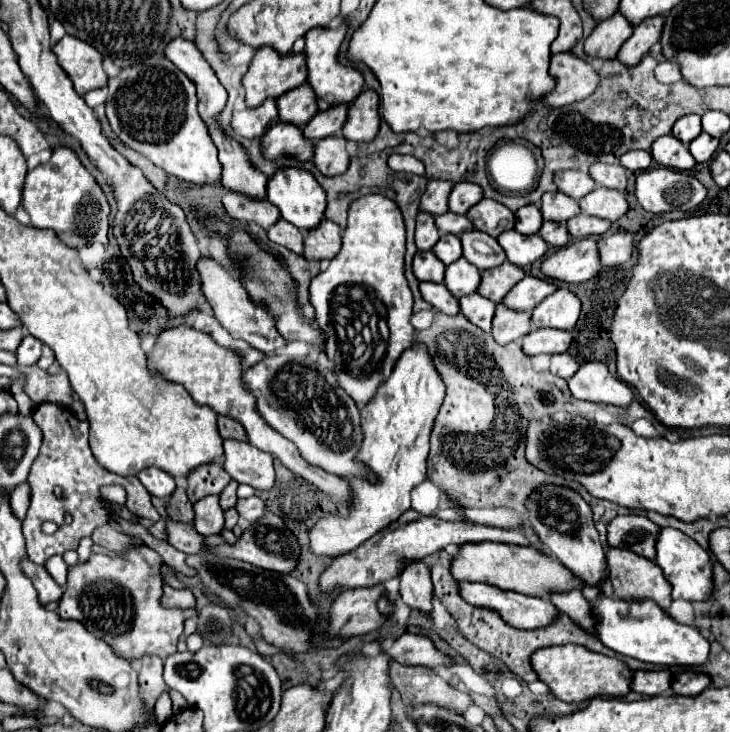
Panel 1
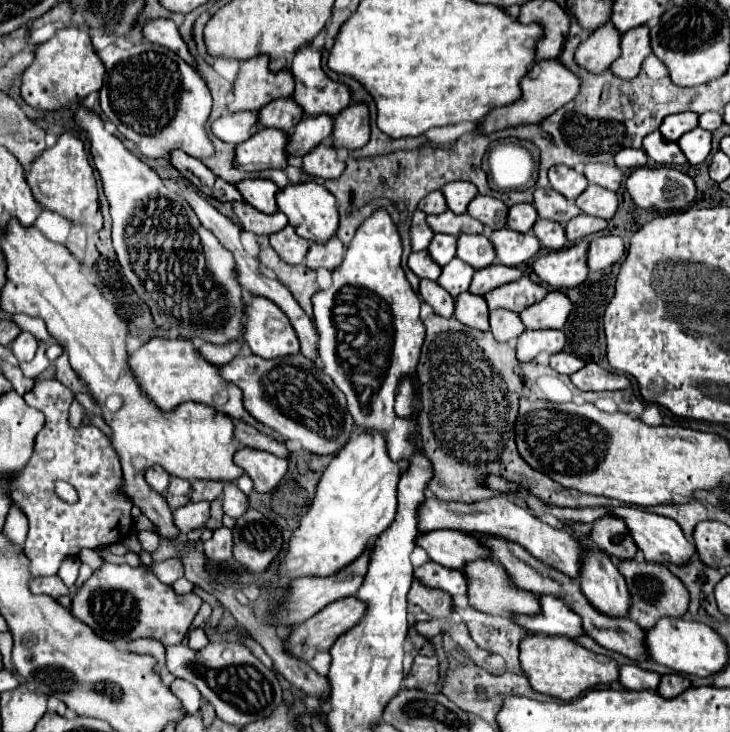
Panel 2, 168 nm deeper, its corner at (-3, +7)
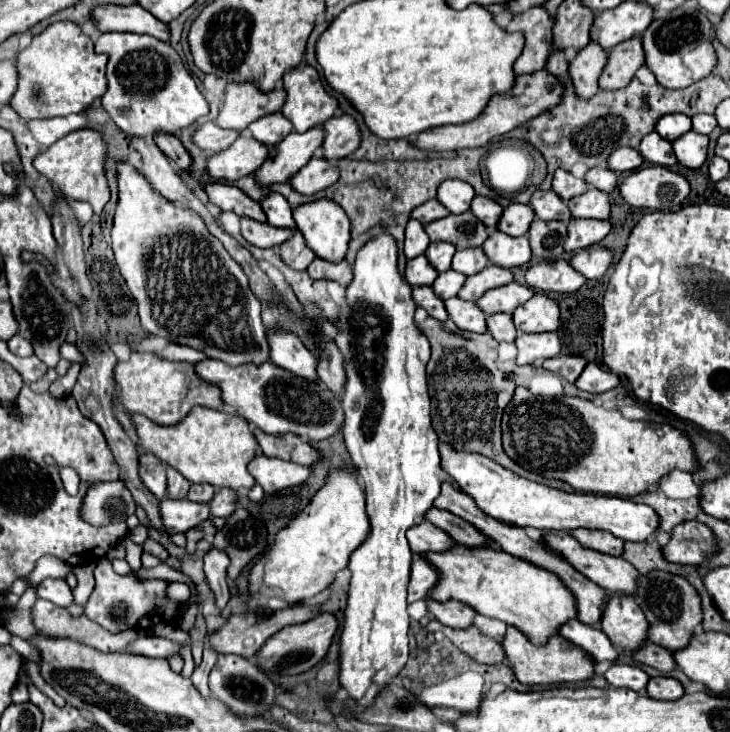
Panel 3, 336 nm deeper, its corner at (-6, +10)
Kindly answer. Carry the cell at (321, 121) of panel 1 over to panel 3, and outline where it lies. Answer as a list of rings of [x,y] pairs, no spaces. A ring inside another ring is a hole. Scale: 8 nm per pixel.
[[[317,126],[317,130],[309,130],[309,134],[291,132],[273,148],[273,152],[269,152],[265,164],[255,172],[257,180],[265,186],[289,180],[309,162],[311,156],[319,152],[321,138],[325,138],[323,132],[325,130],[321,130],[321,126]]]

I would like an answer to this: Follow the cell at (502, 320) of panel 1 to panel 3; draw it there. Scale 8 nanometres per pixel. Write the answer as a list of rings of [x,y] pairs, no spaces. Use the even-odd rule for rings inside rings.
[[[489,314],[487,316],[487,330],[499,342],[513,342],[517,338],[517,328],[513,326],[511,314]]]

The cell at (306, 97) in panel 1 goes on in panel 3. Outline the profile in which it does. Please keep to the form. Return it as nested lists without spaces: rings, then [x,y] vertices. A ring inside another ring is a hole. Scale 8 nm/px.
[[[277,112],[277,114],[267,114],[265,118],[253,122],[253,126],[249,126],[249,132],[253,134],[255,140],[267,146],[275,146],[287,134],[293,132],[293,126],[289,126],[289,118],[281,118],[281,112]]]

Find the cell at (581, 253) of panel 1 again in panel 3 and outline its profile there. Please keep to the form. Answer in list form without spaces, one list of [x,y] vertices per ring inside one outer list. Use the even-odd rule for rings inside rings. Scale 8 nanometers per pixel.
[[[541,260],[527,270],[525,280],[535,290],[539,288],[543,292],[567,292],[567,294],[577,292],[585,284],[585,276],[577,274],[569,260],[553,262]]]

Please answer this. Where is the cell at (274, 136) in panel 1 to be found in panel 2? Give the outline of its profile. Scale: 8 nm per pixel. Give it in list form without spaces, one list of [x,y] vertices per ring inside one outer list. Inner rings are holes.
[[[260,129],[248,141],[240,143],[234,149],[234,167],[242,171],[264,171],[264,169],[282,169],[288,165],[286,153],[286,135],[278,129]]]

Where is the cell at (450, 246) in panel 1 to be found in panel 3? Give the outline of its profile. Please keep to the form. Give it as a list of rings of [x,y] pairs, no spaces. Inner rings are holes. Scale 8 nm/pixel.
[[[431,242],[425,250],[427,260],[439,270],[445,272],[451,266],[451,258],[455,254],[455,246],[451,242]]]

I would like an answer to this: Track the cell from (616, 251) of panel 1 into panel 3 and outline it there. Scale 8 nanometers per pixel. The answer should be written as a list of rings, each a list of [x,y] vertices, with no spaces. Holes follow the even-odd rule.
[[[589,246],[585,250],[579,250],[573,258],[571,264],[575,270],[579,270],[587,280],[601,278],[607,268],[613,264],[613,250],[605,246]]]

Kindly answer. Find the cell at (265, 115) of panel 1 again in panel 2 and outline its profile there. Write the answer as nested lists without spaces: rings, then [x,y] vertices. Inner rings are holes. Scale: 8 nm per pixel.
[[[224,113],[210,125],[210,129],[220,141],[238,145],[258,131],[254,129],[254,117],[256,113]]]

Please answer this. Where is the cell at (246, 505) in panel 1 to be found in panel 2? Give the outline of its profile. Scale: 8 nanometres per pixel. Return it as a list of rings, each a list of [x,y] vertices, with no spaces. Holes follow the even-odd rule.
[[[226,483],[224,485],[224,495],[222,495],[222,511],[224,515],[238,519],[242,517],[242,513],[248,509],[248,497],[234,485],[234,483]]]

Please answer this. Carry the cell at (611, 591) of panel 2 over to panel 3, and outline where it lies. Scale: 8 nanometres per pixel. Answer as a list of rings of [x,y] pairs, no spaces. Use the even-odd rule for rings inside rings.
[[[609,594],[601,618],[601,630],[625,652],[637,650],[647,638],[647,620],[633,594]]]

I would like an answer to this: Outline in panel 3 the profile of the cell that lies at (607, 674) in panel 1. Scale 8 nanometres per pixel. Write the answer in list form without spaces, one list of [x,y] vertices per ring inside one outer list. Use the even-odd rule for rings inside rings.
[[[509,626],[505,632],[503,646],[505,646],[505,656],[509,658],[511,668],[521,684],[549,686],[549,684],[583,682],[583,680],[589,680],[595,676],[595,662],[585,654],[585,650],[579,650],[579,646],[573,646],[559,634],[549,638],[549,642],[545,642],[545,646],[537,646],[537,644],[529,642],[527,634],[517,630],[515,626]]]

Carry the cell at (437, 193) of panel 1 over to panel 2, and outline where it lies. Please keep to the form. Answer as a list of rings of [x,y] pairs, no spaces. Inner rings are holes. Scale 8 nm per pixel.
[[[434,191],[434,193],[426,195],[426,197],[418,203],[418,209],[424,211],[426,215],[440,215],[440,213],[444,213],[448,207],[446,207],[446,201],[442,199],[442,193],[440,193],[440,191]]]

